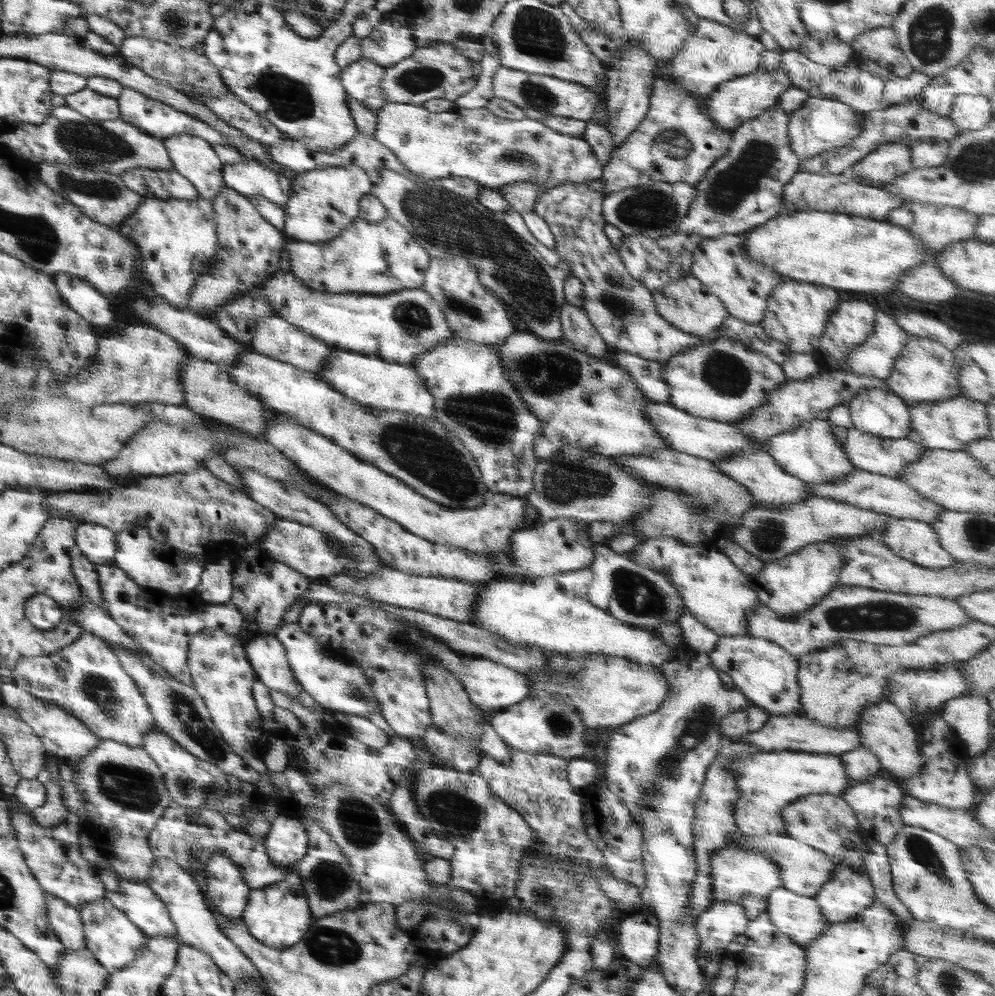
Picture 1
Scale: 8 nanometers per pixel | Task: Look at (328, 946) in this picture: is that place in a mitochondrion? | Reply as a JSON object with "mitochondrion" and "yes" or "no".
{"mitochondrion":"yes"}

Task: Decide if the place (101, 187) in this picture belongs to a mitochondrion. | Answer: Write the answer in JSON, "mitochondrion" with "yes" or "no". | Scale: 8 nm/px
{"mitochondrion":"yes"}

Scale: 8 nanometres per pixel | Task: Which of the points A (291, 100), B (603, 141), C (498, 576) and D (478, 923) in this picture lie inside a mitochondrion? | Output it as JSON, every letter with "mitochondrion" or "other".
{"A":"mitochondrion","B":"other","C":"other","D":"other"}

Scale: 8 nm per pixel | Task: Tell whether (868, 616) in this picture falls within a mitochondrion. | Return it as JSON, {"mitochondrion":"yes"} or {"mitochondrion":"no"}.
{"mitochondrion":"yes"}

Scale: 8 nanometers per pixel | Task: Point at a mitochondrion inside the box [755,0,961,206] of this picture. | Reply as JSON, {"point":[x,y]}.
{"point":[929,34]}

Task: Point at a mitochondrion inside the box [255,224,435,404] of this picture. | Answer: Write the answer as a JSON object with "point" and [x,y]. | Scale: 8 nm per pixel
{"point":[411,316]}

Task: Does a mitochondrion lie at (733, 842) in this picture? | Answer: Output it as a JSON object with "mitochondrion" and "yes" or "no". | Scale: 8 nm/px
{"mitochondrion":"no"}

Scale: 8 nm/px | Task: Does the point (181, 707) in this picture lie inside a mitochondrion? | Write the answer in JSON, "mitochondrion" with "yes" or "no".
{"mitochondrion":"yes"}

